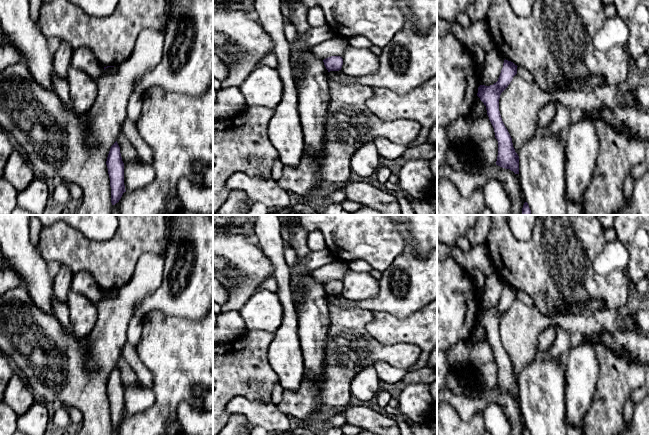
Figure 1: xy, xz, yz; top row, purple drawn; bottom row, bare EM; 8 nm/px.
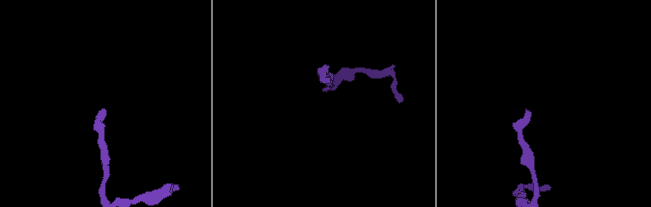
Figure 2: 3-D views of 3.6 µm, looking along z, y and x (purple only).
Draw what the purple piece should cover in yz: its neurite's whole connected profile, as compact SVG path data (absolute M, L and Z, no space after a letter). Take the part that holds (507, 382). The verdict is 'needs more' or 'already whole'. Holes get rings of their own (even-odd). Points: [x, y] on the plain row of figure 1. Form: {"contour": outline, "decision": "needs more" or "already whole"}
{"contour": "M505 283L498 305L490 310L480 309L477 317L477 320L486 330L487 339L494 352L495 362L498 365L496 389L510 393L515 398L519 398L519 380L515 376L512 362L502 345L499 335L499 323L501 317L517 298L517 291L513 286Z", "decision": "already whole"}

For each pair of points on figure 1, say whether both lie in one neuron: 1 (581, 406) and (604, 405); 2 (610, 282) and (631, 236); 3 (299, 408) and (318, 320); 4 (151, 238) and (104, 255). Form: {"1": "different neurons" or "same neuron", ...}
{"1": "different neurons", "2": "different neurons", "3": "different neurons", "4": "same neuron"}

